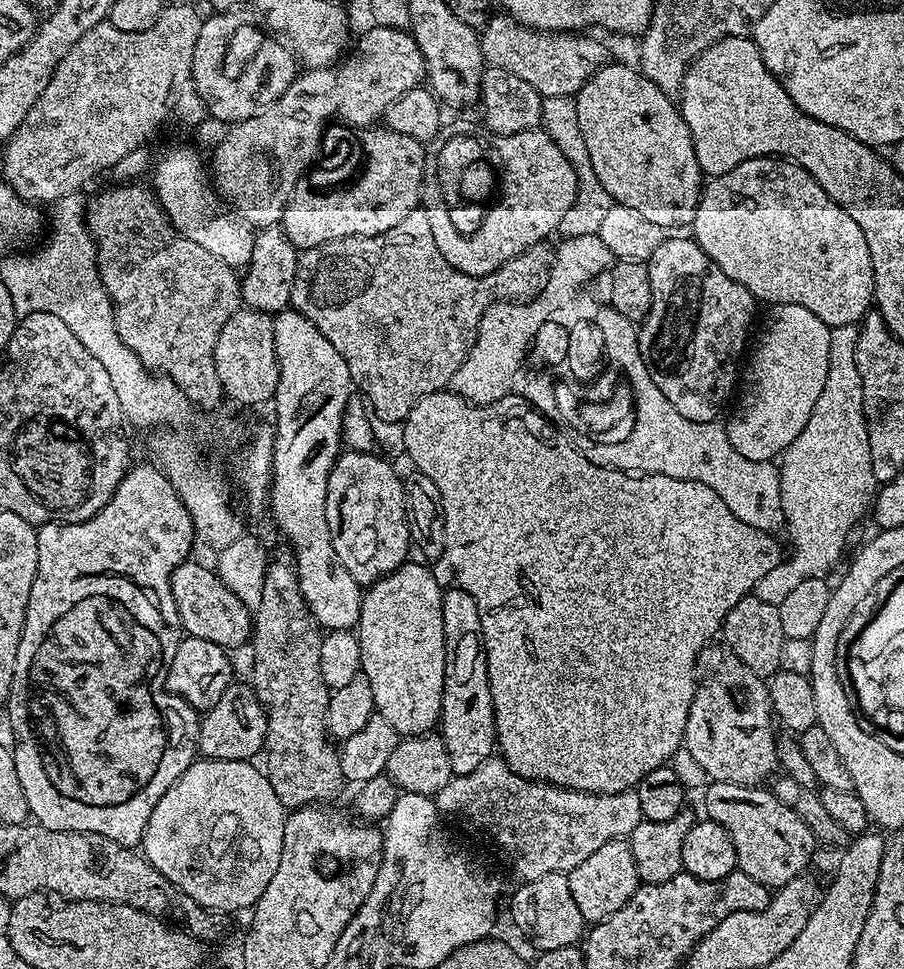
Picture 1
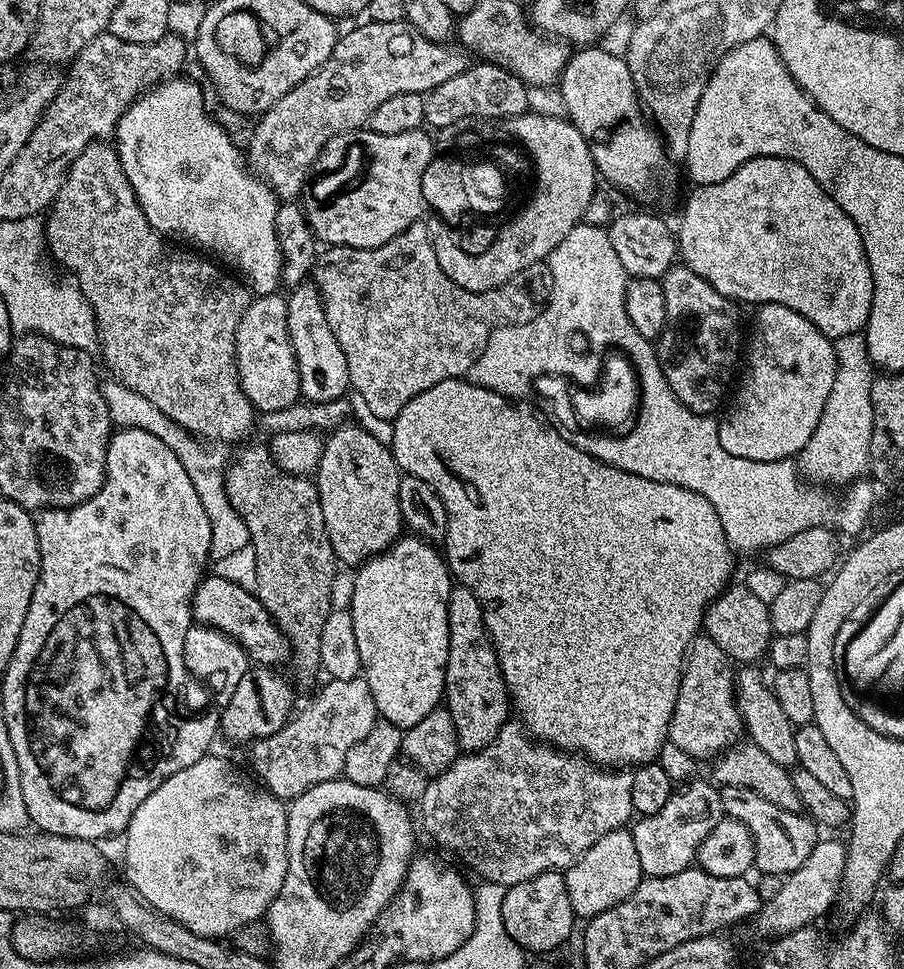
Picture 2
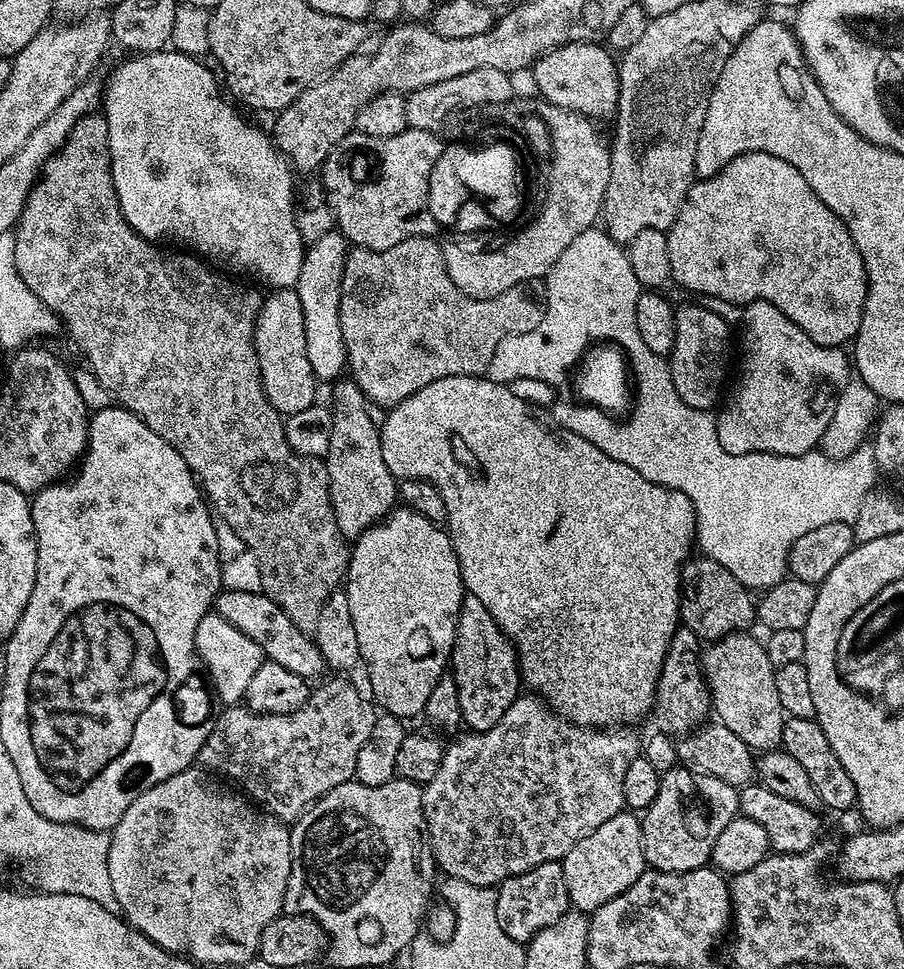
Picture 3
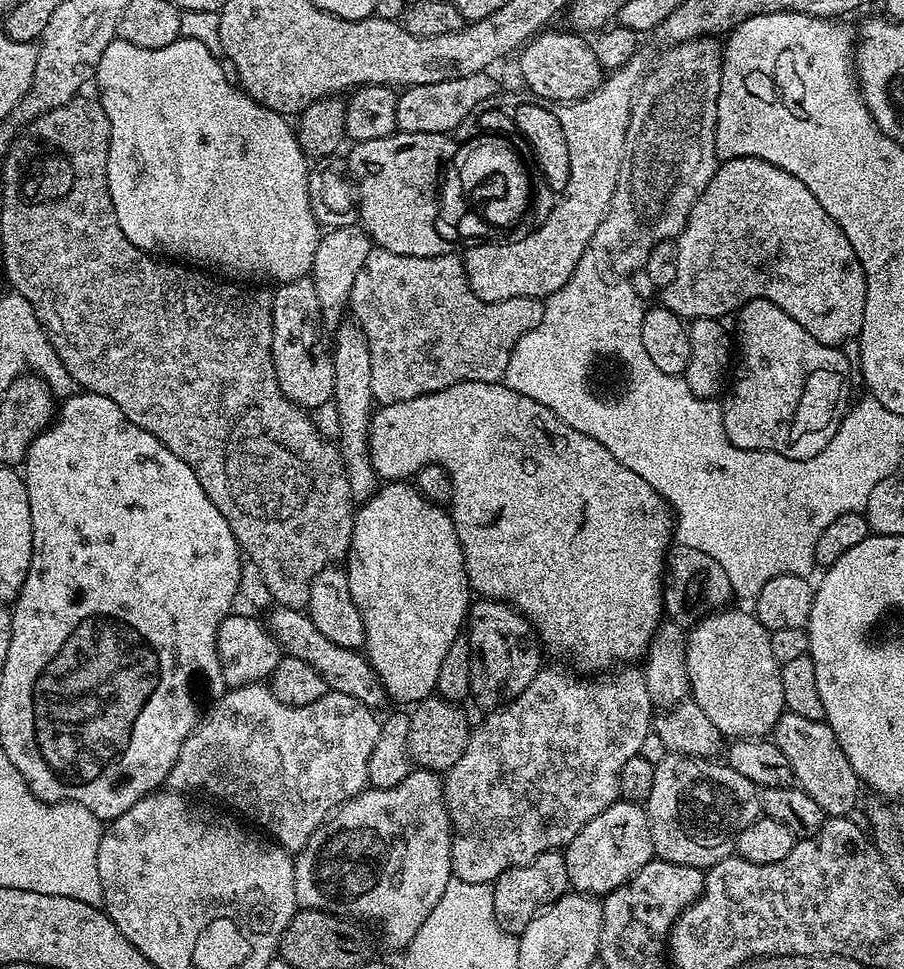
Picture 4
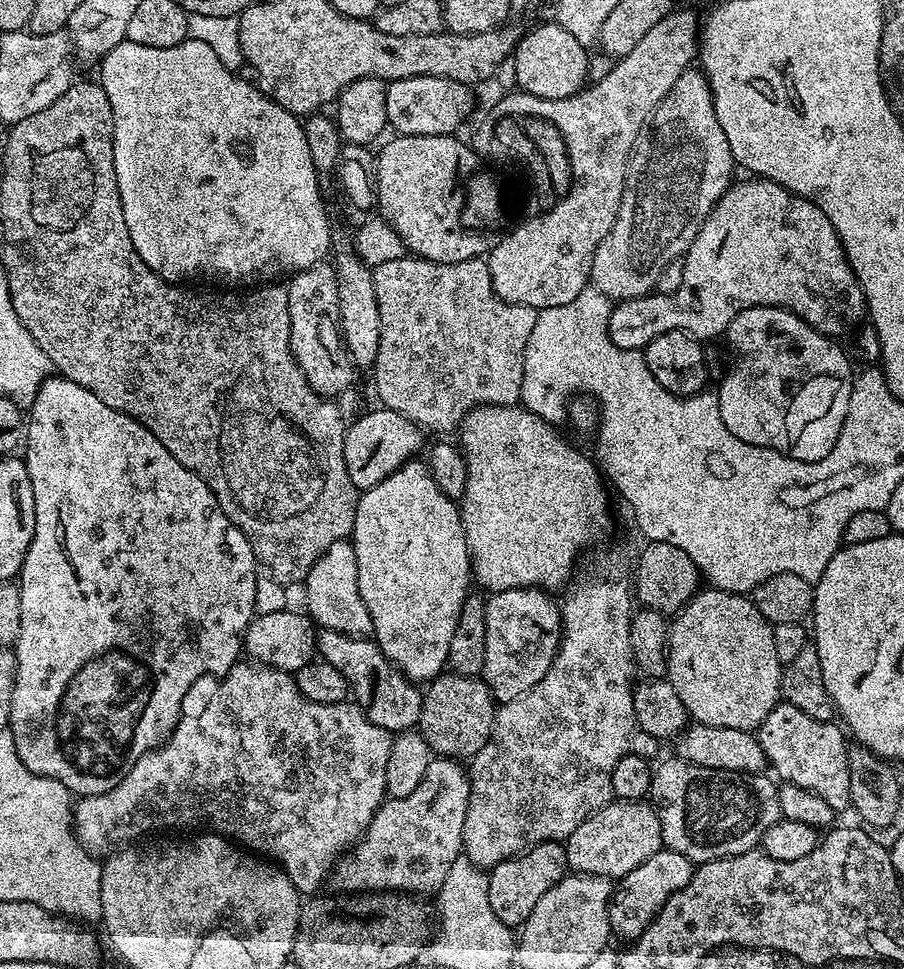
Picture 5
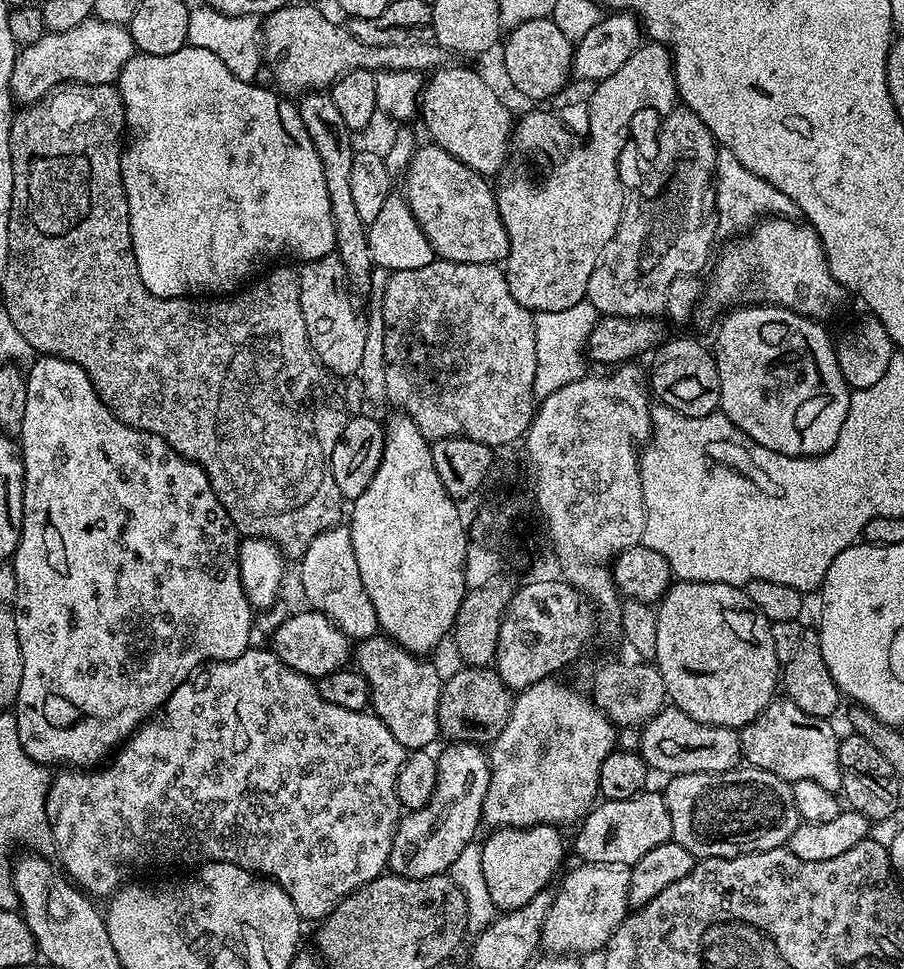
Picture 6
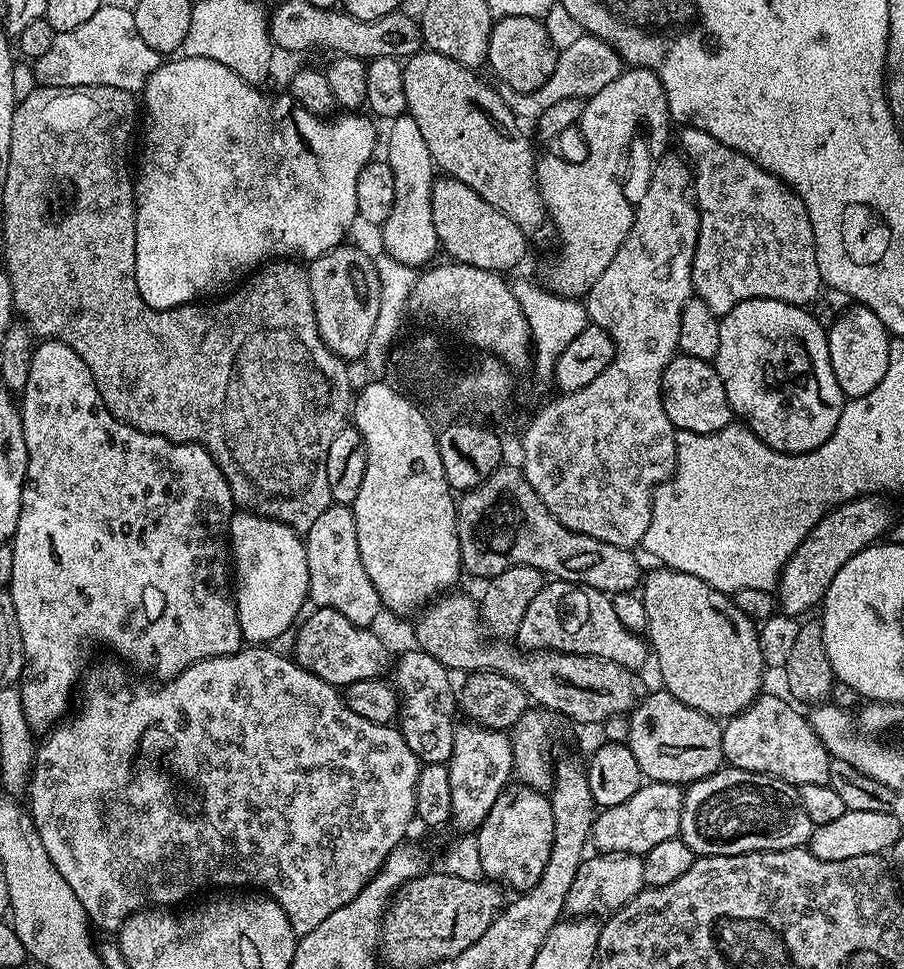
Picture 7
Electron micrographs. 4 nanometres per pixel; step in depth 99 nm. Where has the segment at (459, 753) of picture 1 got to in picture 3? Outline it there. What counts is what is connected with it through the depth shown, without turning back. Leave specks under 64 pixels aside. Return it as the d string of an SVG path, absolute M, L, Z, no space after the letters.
M465 595L456 627L456 641L452 647L450 675L458 686L458 702L462 705L462 724L465 729L473 732L485 732L510 710L517 696L522 692L522 677L520 675L520 659L516 656L516 648L512 639L490 618L490 610L482 606L482 598Z

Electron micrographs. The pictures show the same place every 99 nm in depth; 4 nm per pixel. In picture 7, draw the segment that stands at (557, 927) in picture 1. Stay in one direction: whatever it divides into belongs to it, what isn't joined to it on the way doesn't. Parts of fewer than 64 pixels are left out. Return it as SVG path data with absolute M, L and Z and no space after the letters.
M512 786L500 793L498 802L494 802L494 806L490 810L490 814L486 814L486 818L482 822L482 826L477 828L475 833L476 841L478 842L478 851L482 857L482 870L487 879L503 886L505 889L511 890L516 888L517 893L524 892L530 886L534 886L534 882L538 882L538 878L542 878L542 870L546 870L546 862L550 859L550 846L554 846L554 814L552 813L551 799L543 791L535 788L526 788L523 786Z

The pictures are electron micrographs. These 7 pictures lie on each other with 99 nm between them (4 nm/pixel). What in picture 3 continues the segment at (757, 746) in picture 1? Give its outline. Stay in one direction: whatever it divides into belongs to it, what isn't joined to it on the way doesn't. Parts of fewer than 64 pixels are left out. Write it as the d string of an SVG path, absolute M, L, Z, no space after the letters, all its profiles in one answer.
M683 626L677 628L662 662L662 674L658 678L654 705L655 727L670 737L679 738L695 732L709 719L712 712L712 691L708 689L708 680L698 659L701 652L702 641L694 634L694 630Z

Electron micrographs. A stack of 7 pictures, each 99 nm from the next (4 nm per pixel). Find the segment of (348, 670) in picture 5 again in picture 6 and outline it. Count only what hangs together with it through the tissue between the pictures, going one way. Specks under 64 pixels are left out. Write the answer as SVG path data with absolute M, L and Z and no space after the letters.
M383 634L361 640L354 648L355 667L370 686L371 711L406 750L431 749L436 736L441 735L438 702L444 680L428 660L431 659L408 652Z

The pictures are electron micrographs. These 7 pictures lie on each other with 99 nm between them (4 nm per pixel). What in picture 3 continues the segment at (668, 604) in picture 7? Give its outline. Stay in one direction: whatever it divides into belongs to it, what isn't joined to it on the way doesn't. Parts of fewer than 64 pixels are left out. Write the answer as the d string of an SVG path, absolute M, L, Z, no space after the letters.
M747 631L734 632L731 636L723 636L721 640L715 641L712 648L703 653L702 667L704 676L708 680L708 689L712 691L712 712L715 719L721 724L725 724L742 742L746 742L749 748L757 753L770 752L774 748L782 745L782 730L786 719L782 710L782 701L778 699L778 689L774 683L776 668L766 658L766 650L763 643L754 637L748 636Z

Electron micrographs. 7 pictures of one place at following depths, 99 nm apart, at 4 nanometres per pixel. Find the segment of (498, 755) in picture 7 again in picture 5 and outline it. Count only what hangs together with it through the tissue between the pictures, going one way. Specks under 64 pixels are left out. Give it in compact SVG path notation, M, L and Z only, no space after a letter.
M433 758L430 766L426 766L426 774L422 774L422 782L418 782L414 794L406 794L406 798L398 798L397 800L388 798L381 804L380 808L374 814L374 818L370 822L370 826L364 831L363 836L356 841L354 847L347 854L341 855L337 859L331 873L330 884L333 884L335 891L340 894L359 894L361 892L406 892L409 894L428 894L424 892L435 893L442 886L442 882L446 878L446 874L450 874L450 870L454 866L454 862L461 859L462 849L464 846L464 823L466 822L466 810L470 802L470 782L468 781L469 773L464 772L459 763L455 760L447 758Z

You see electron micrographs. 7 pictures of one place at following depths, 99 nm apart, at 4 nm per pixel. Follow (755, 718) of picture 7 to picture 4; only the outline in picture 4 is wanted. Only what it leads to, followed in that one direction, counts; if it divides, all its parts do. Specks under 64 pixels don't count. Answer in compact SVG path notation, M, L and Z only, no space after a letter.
M785 710L770 736L778 750L786 754L793 781L803 792L810 794L818 806L822 806L825 817L851 817L855 808L857 811L862 800L862 785L856 777L854 766L850 766L850 758L842 754L842 746L838 746L838 738L834 738L834 730L830 730L828 723L814 718L802 718L802 714Z

